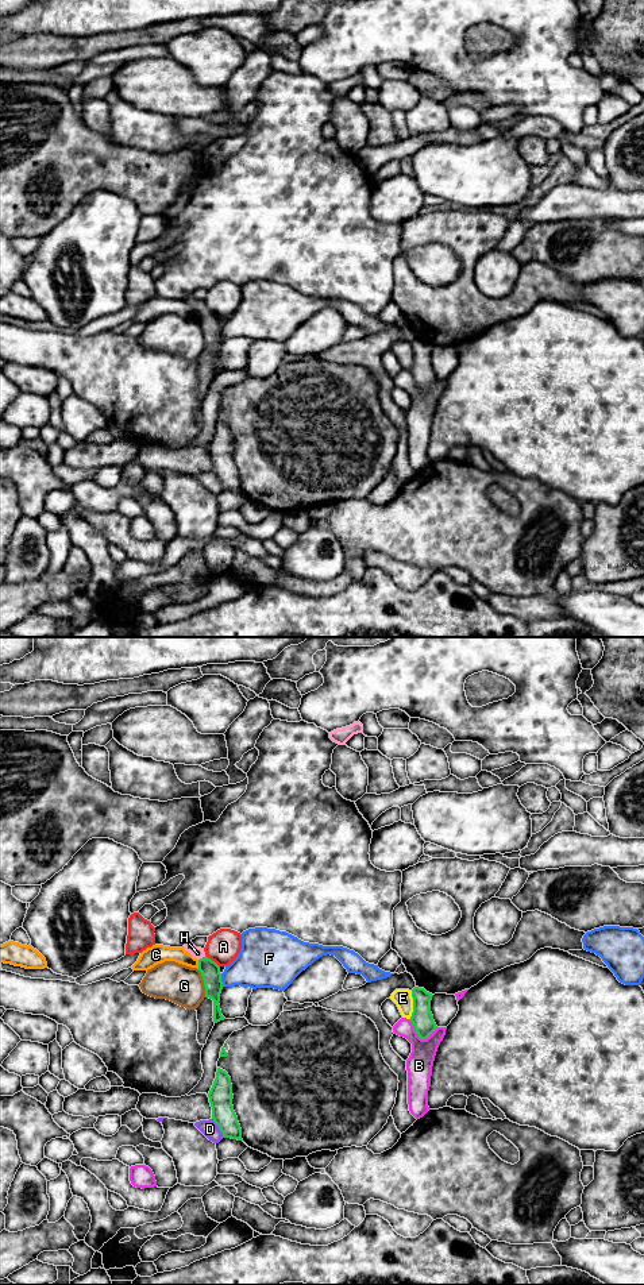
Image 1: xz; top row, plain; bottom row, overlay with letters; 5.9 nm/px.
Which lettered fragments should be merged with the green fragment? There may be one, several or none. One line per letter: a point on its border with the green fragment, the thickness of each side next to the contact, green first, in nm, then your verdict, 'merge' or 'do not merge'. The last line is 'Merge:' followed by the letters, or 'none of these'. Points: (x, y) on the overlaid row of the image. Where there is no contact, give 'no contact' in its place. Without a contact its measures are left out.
A: meets green in xz at (211, 960); 110 nm thick on the green side, 200 nm on the other; do not merge
B: meets green in xz at (420, 1037); 130 nm thick on the green side, 160 nm on the other; do not merge
C: meets green in xz at (199, 964); 110 nm thick on the green side, 110 nm on the other; do not merge
D: meets green in xz at (219, 1127); 140 nm thick on the green side, 100 nm on the other; do not merge
E: meets green in xz at (413, 1004); 130 nm thick on the green side, 110 nm on the other; do not merge
F: meets green in xz at (220, 980); 110 nm thick on the green side, 280 nm on the other; do not merge
G: meets green in xz at (204, 983); 110 nm thick on the green side, 240 nm on the other; do not merge
H: meets green in xz at (203, 957); 110 nm thick on the green side, 70 nm on the other; merge
Merge: H

